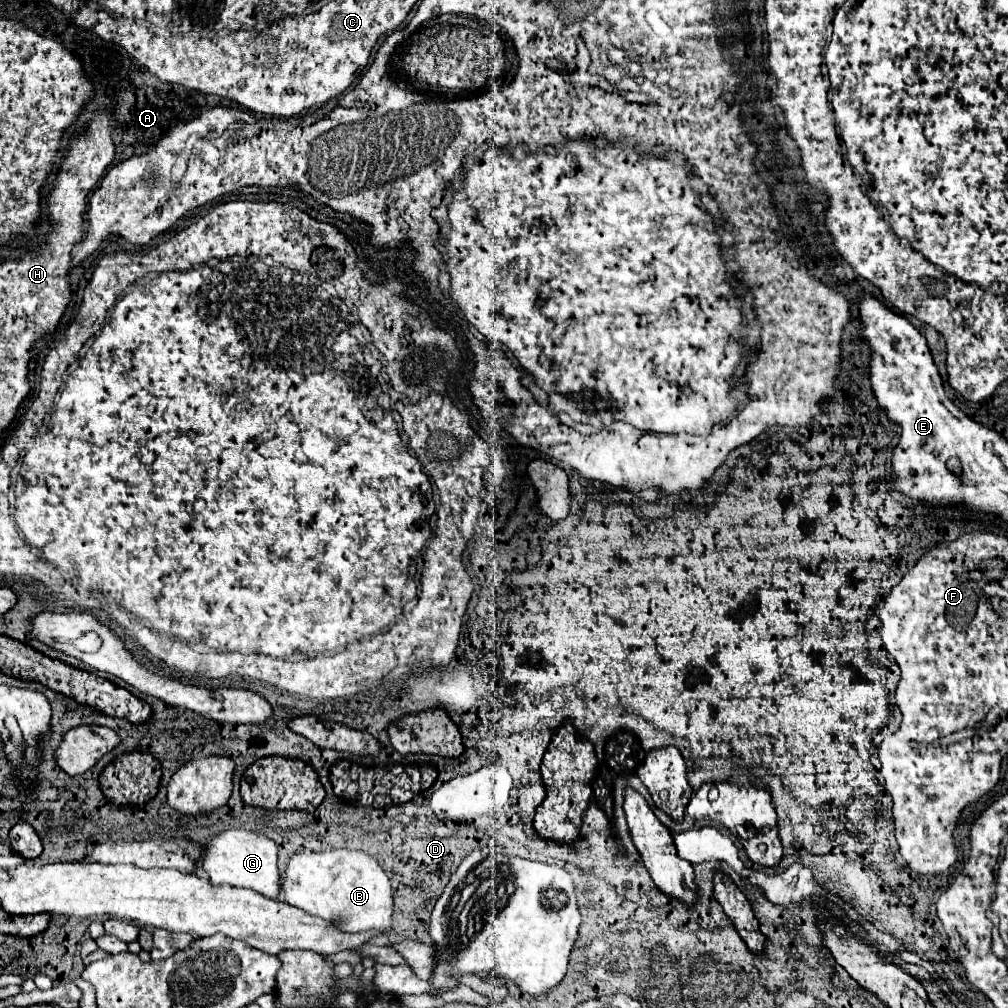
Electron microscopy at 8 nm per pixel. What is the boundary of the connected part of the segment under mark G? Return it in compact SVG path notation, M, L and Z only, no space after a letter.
M230 828L214 834L204 850L202 866L210 876L212 884L230 884L240 888L250 888L264 896L276 898L278 896L278 868L276 856L278 848L272 838L266 834L246 830L246 828Z

